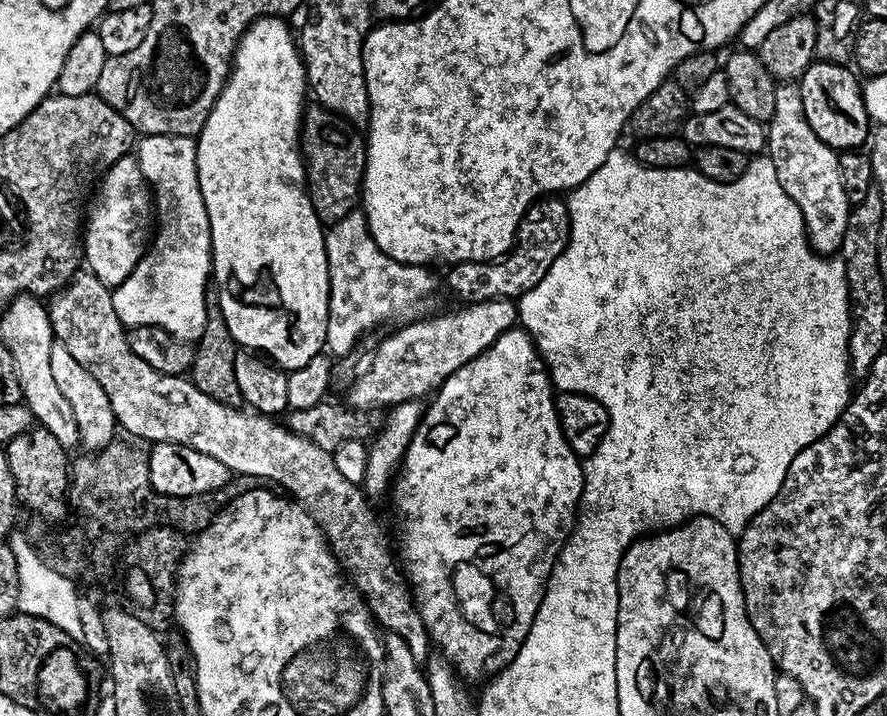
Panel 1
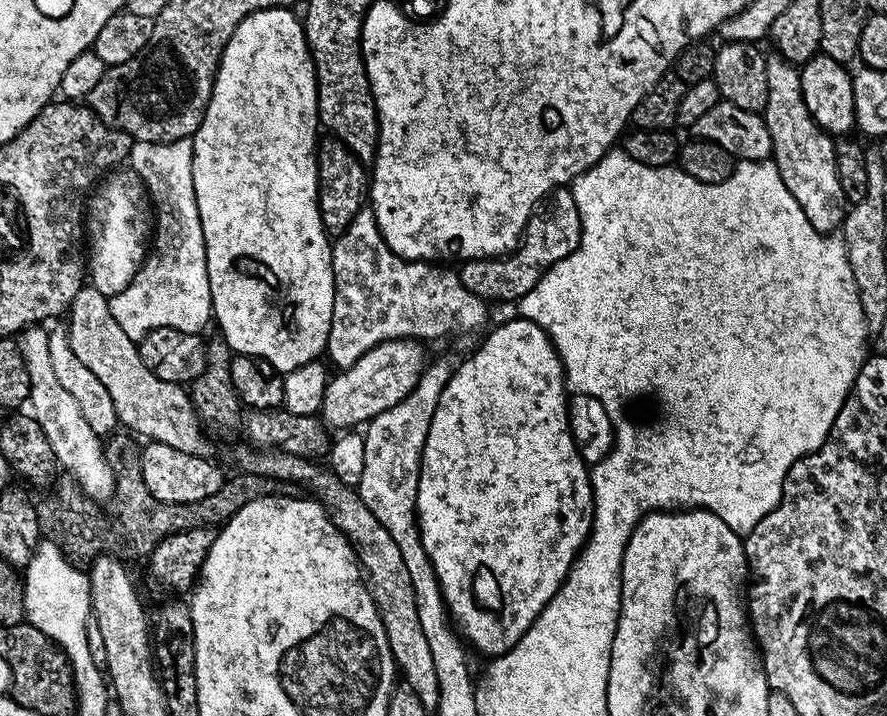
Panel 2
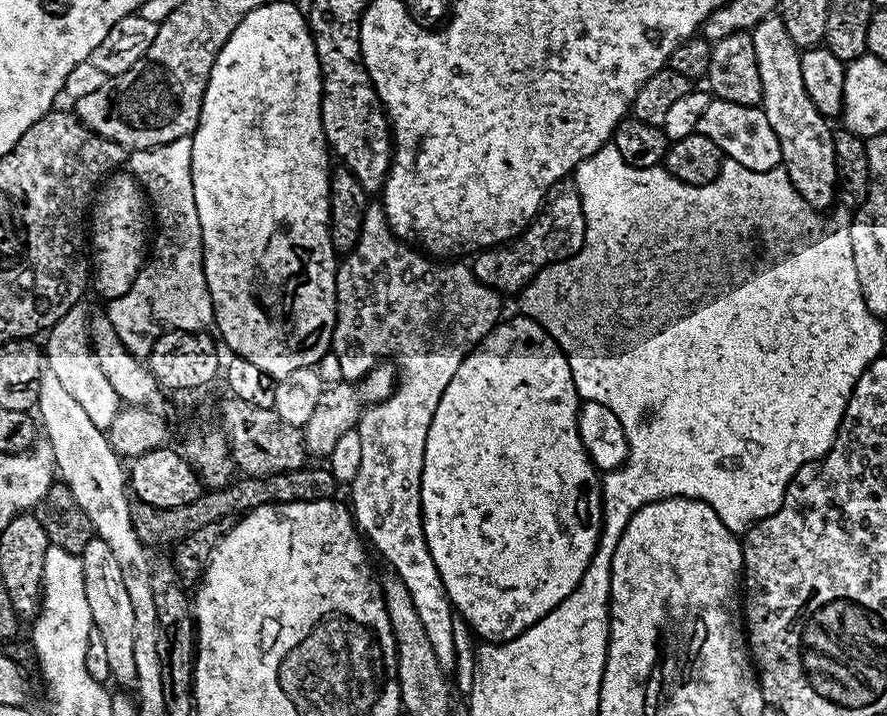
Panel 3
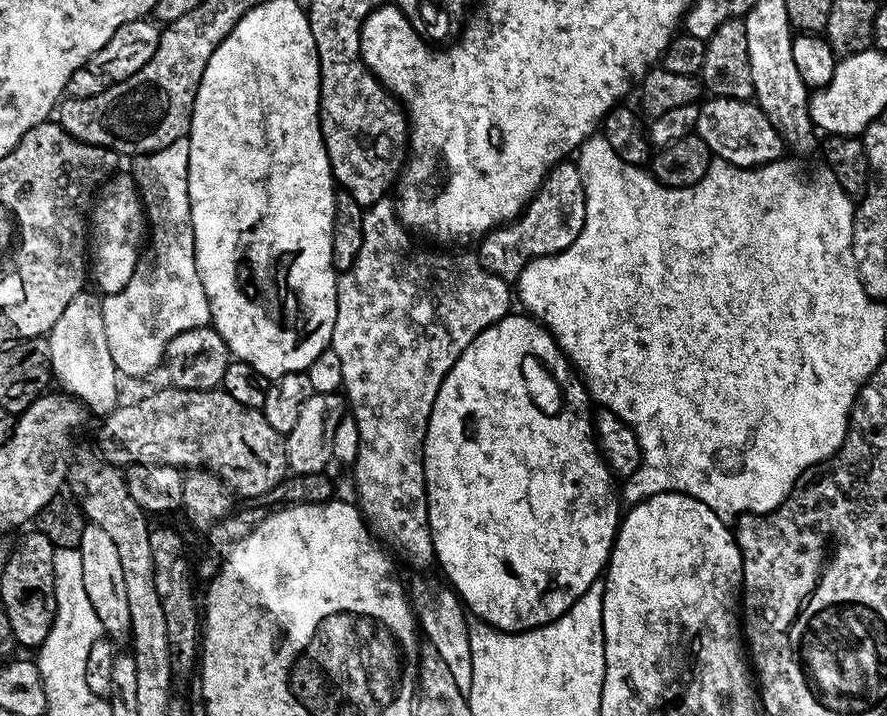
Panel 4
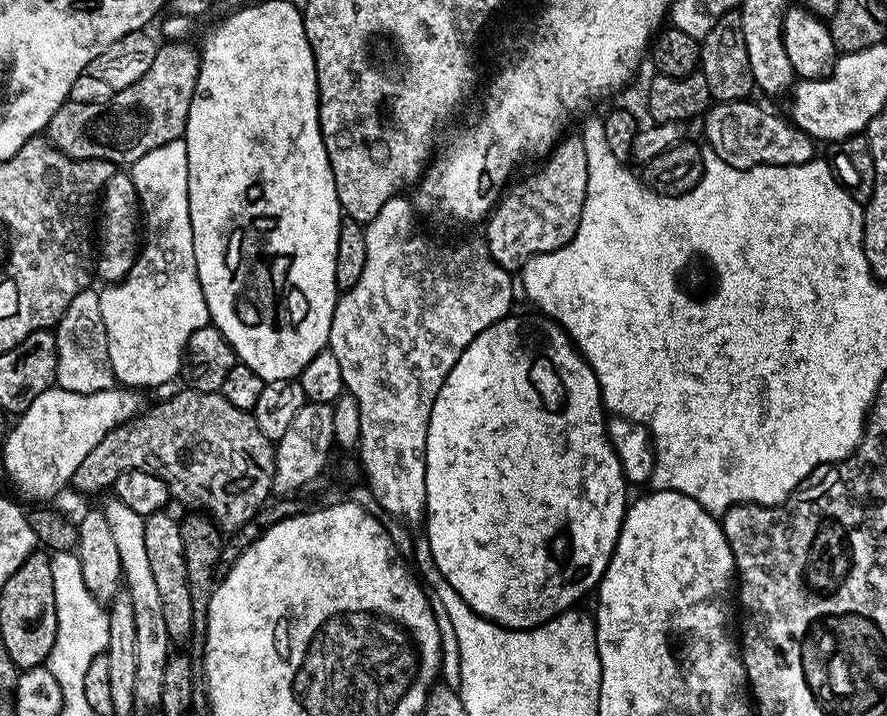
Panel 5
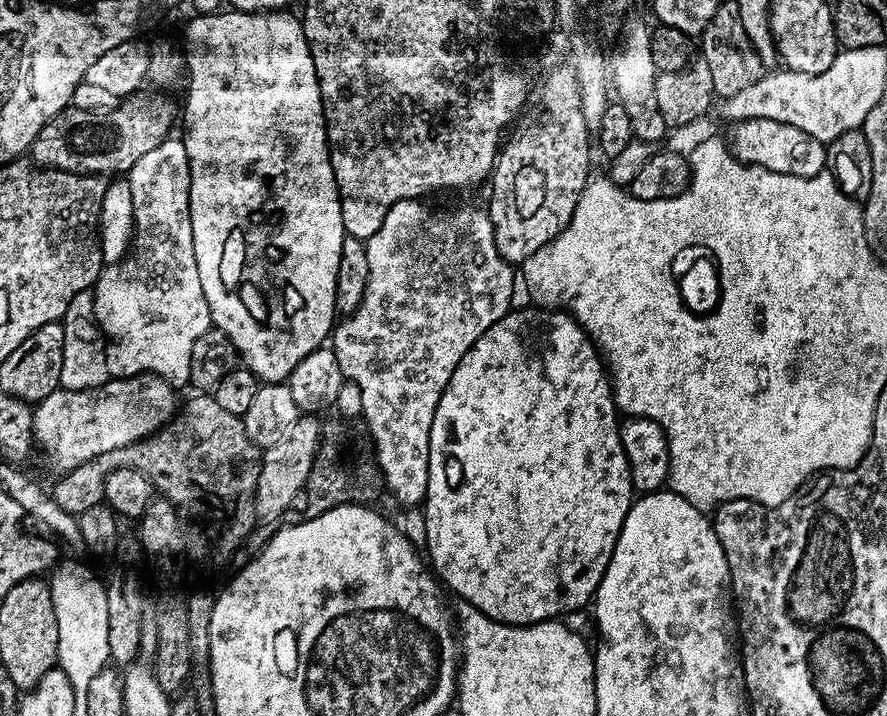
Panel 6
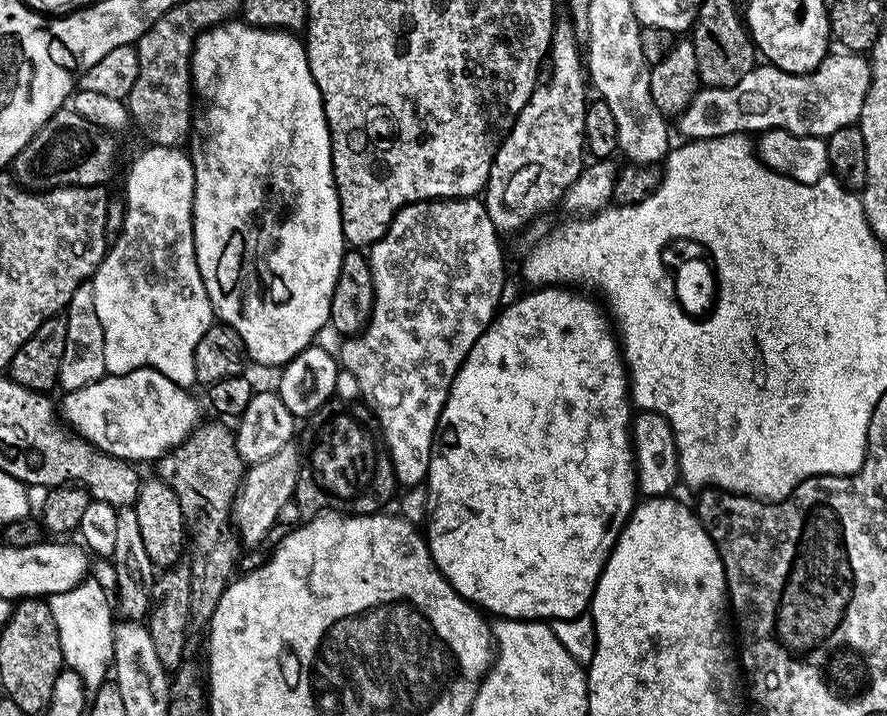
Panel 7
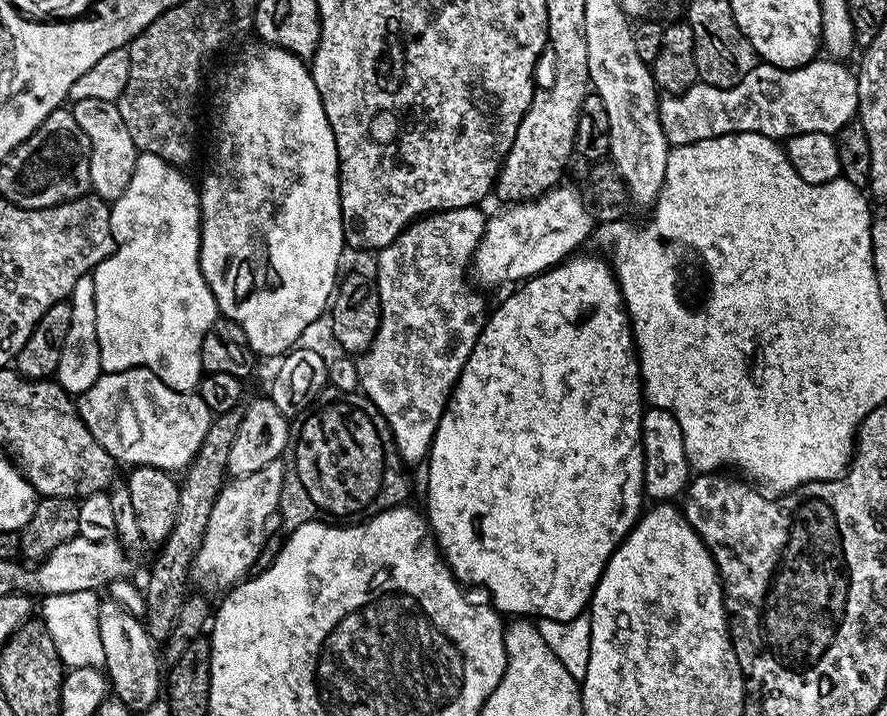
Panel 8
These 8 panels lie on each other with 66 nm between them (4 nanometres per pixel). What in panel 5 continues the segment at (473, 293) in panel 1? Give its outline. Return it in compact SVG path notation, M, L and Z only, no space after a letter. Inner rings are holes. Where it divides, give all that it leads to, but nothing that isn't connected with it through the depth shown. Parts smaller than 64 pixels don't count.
M568 139L557 143L537 172L530 173L525 180L517 179L496 201L494 211L486 221L488 229L483 239L488 245L488 253L509 274L519 273L531 256L558 250L578 234L578 222L586 202L586 150L583 139Z

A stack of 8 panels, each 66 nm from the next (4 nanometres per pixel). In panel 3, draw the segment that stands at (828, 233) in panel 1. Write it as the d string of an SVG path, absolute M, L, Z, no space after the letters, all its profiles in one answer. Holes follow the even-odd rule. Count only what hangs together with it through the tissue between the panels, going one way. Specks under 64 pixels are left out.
M776 14L767 16L751 33L754 54L758 54L758 78L762 78L760 104L766 114L766 122L770 122L774 134L778 134L778 146L782 146L781 165L794 190L798 190L800 197L811 208L831 209L832 199L838 196L833 129L828 128L829 121L814 106L814 102L810 102L810 94L806 94L800 65L801 49L790 42L786 26Z

